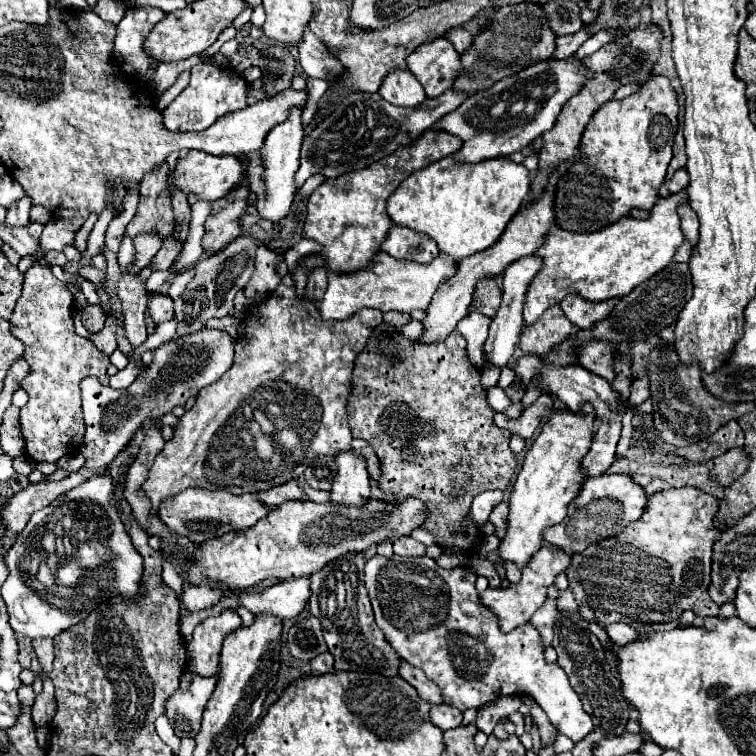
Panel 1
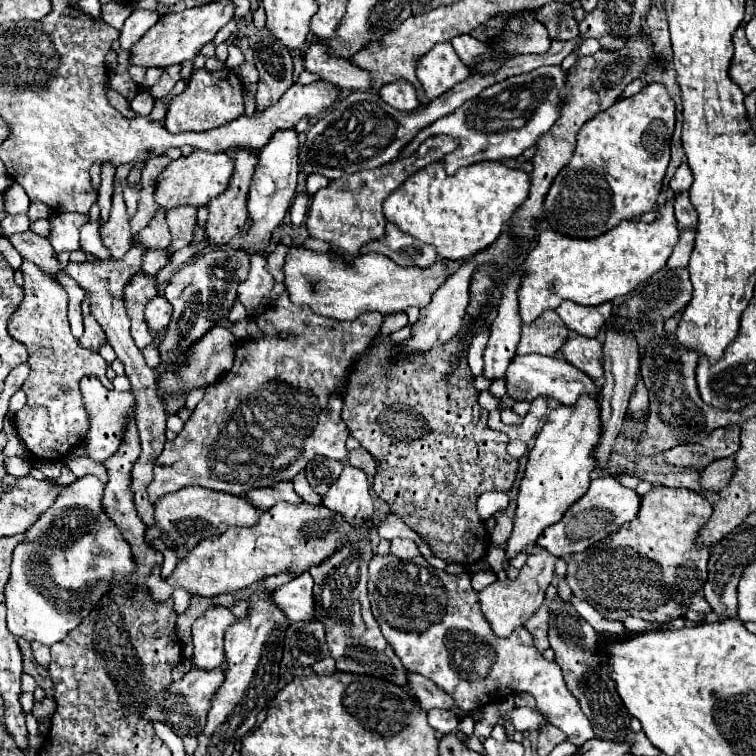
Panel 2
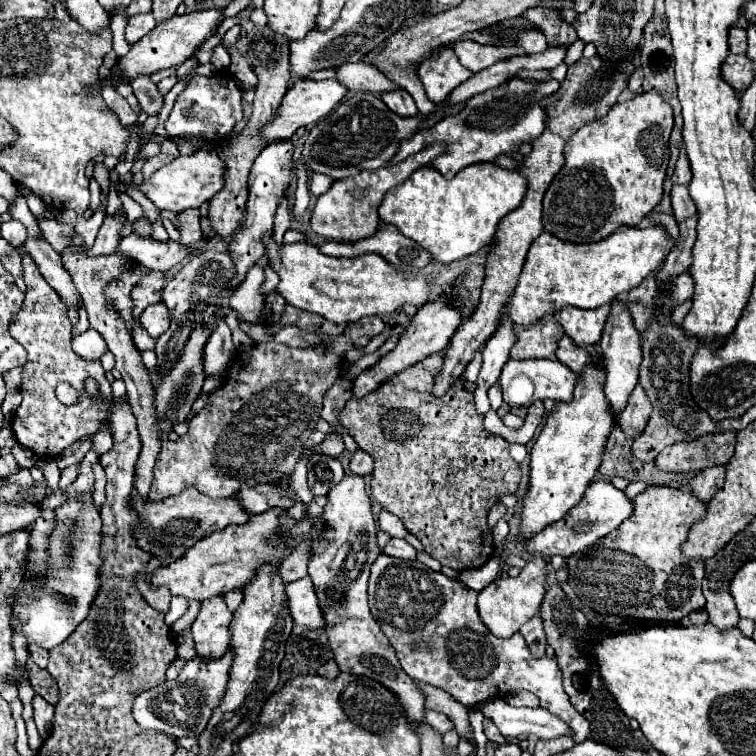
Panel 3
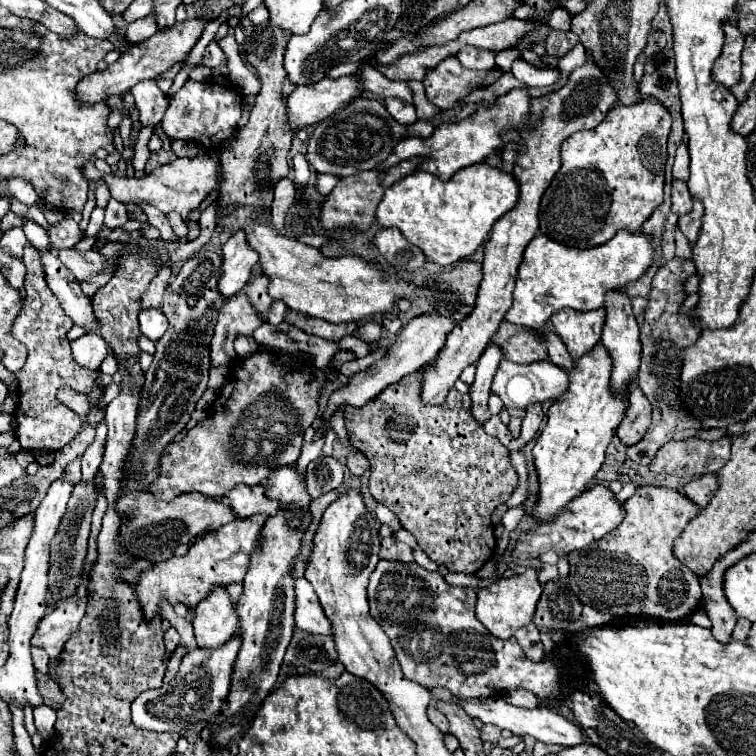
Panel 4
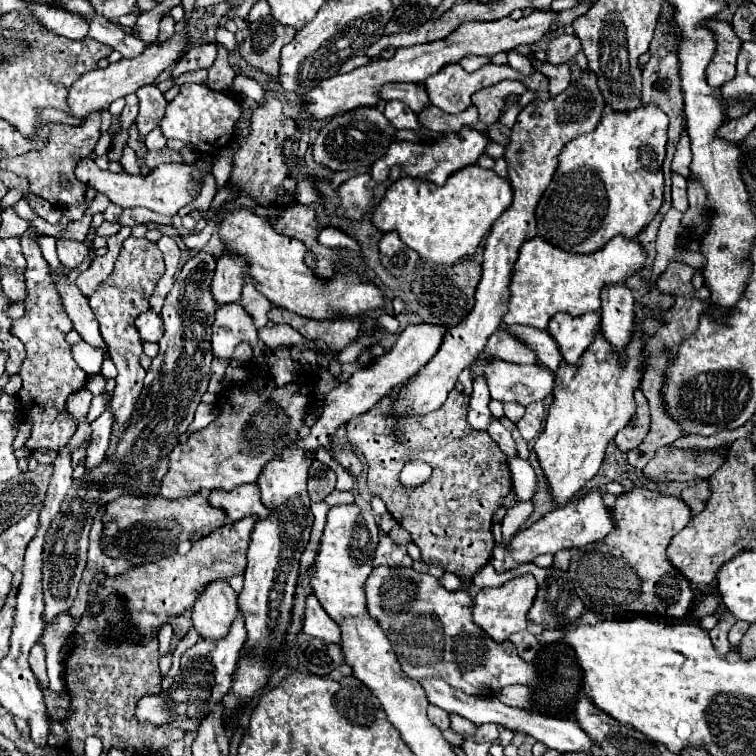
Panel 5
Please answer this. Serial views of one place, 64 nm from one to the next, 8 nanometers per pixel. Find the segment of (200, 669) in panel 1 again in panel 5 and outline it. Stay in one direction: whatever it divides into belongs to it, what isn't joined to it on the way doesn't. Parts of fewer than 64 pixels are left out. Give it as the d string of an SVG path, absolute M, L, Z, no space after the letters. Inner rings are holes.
M216 580L206 586L192 608L192 622L200 638L218 642L228 636L232 622L238 616L238 594L226 580Z

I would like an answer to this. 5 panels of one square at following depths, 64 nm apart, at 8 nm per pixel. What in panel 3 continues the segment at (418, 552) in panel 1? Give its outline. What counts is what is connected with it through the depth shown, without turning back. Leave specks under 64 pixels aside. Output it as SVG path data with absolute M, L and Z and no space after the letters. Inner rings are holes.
M392 538L392 540L386 544L384 554L390 554L390 556L402 558L402 560L414 560L414 558L416 558L416 550L414 550L406 540L400 540L400 538Z

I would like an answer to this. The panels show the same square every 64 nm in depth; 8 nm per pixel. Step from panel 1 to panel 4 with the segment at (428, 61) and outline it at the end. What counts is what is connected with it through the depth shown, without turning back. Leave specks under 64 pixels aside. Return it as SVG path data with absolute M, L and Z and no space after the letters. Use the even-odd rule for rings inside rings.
M444 58L436 70L428 70L422 82L428 100L444 110L452 108L458 100L464 100L474 86L492 80L496 80L494 72L472 72L462 68L458 58Z

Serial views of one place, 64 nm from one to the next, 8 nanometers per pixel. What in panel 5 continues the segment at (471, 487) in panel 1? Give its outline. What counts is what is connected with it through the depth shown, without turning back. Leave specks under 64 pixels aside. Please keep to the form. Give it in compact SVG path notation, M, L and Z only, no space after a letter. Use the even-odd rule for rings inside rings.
M400 388L390 390L372 410L368 410L368 412L364 412L364 414L358 414L356 418L350 418L348 424L346 424L346 436L348 436L350 444L352 444L356 450L360 450L360 452L364 454L366 462L368 462L368 490L372 492L372 496L382 498L384 504L386 504L386 508L388 508L388 512L394 516L394 520L412 534L414 544L422 550L424 562L428 562L428 564L438 564L438 566L442 566L446 572L454 572L454 574L460 576L460 578L466 582L466 586L468 586L468 584L472 582L472 576L474 576L474 574L490 560L490 556L492 556L492 550L494 550L494 546L496 546L494 536L492 536L492 514L502 506L504 498L512 492L512 476L510 476L510 468L508 468L506 454L496 446L496 442L492 442L492 438L490 438L484 430L472 430L472 428L468 426L468 402L470 402L470 398L464 396L462 392L452 390L450 396L448 396L448 400L446 400L446 402L442 404L442 408L438 408L434 414L402 414L402 416L398 416L398 414L392 412L392 406L394 406L394 402L398 400L398 394L400 394ZM412 460L428 462L428 464L432 466L432 476L430 476L428 482L424 482L424 484L420 484L420 486L414 486L414 488L408 488L408 486L404 486L404 484L400 482L400 472L402 472L402 468L404 468L408 462L412 462Z

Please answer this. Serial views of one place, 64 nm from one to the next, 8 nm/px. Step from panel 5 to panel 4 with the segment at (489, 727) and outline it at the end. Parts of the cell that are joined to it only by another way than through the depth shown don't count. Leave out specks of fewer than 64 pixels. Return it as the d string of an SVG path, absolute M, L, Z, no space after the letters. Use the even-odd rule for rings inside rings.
M486 724L484 728L482 728L482 732L480 732L480 736L482 736L482 740L484 742L498 742L500 740L500 736L502 736L502 730L498 728L498 726L492 726L492 724Z

